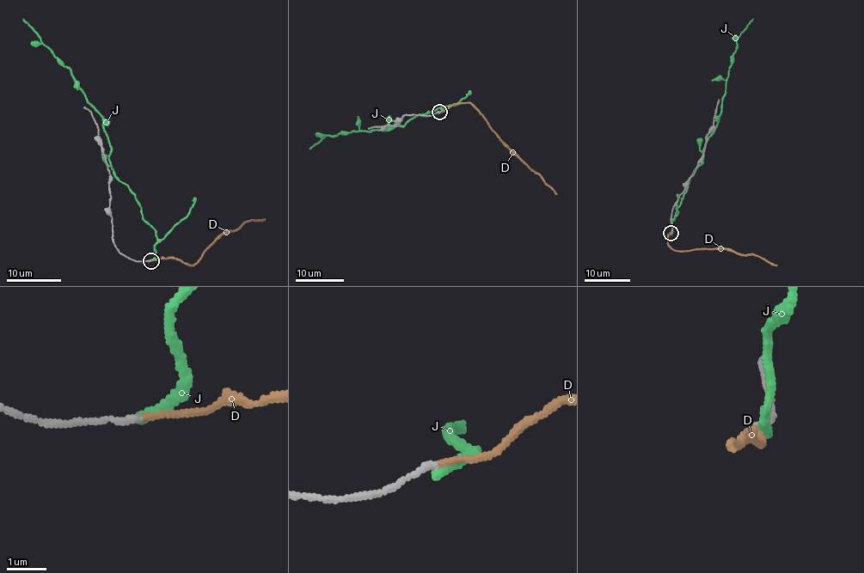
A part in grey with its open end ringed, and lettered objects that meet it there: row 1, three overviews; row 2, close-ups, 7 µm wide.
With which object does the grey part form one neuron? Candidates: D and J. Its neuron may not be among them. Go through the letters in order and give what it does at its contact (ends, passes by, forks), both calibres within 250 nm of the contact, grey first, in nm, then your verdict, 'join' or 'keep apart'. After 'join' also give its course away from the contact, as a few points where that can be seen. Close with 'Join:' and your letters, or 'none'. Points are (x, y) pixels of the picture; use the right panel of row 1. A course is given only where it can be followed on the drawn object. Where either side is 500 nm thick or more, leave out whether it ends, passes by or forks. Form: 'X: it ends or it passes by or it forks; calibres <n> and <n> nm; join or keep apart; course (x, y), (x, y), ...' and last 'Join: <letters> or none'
D: it ends; calibres 140 and 150 nm; join; course (670, 233), (668, 244), (675, 250), (723, 248), (758, 256), (777, 265)
J: it ends; calibres 150 and 260 nm; keep apart
Join: D

